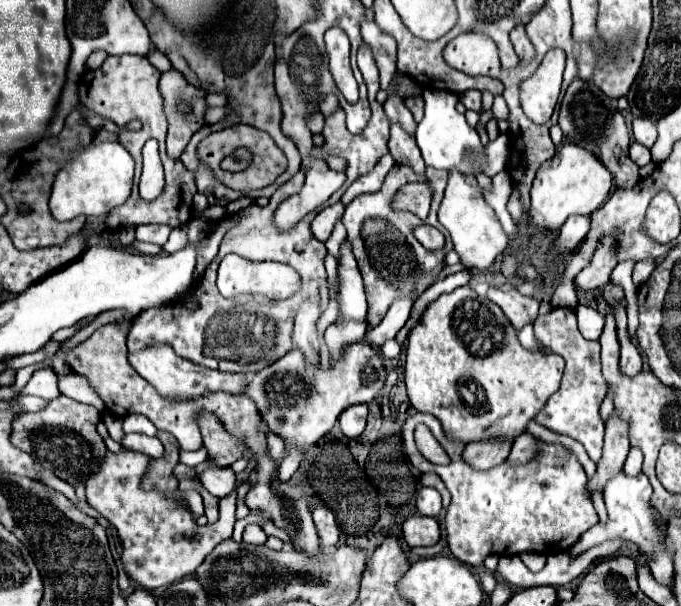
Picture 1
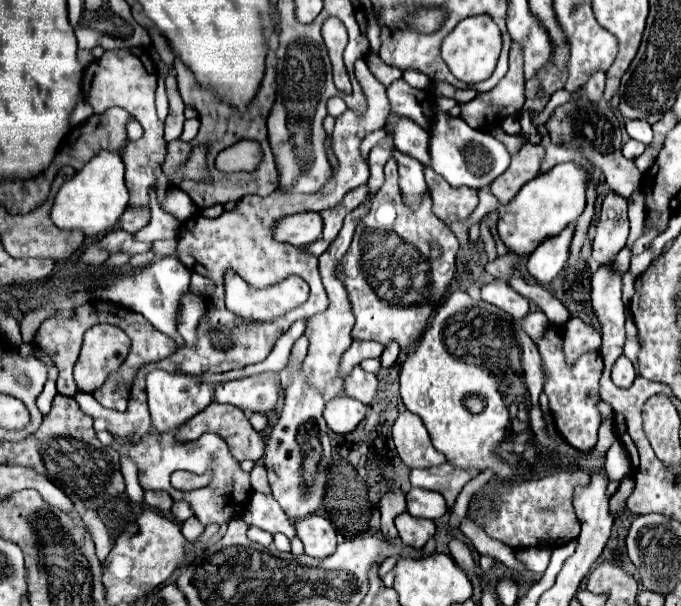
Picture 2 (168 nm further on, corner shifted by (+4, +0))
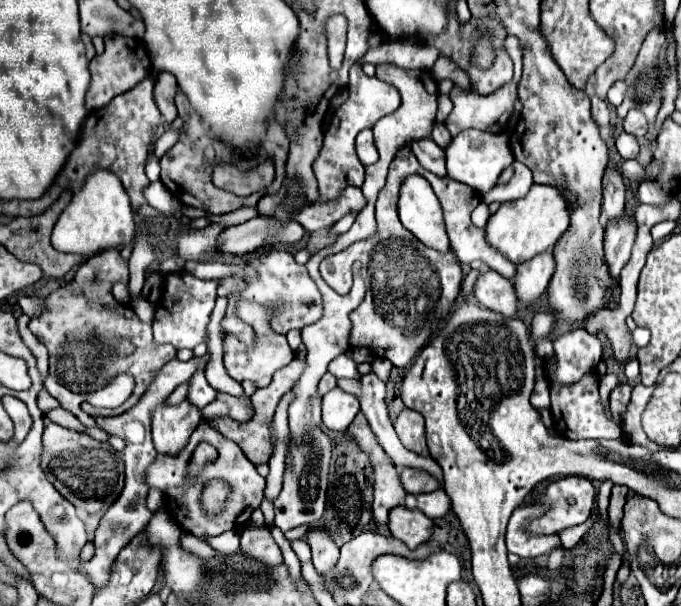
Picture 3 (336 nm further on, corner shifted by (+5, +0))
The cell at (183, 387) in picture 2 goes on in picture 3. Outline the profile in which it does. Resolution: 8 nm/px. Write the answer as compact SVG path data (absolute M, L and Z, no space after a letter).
M183 400L179 406L159 404L153 412L153 444L159 454L177 456L199 426L201 410Z

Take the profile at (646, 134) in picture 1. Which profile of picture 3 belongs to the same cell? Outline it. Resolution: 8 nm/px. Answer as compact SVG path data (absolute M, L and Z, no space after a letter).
M637 108L629 110L629 114L625 116L623 124L625 124L625 130L627 130L629 134L633 134L635 138L639 138L639 140L647 134L647 118L645 118L643 112L639 112Z

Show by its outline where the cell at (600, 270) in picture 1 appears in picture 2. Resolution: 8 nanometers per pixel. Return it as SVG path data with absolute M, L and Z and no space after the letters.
M608 192L608 196L604 198L600 220L596 224L592 240L592 268L610 264L616 258L616 254L624 248L628 238L626 206L628 202L614 192Z

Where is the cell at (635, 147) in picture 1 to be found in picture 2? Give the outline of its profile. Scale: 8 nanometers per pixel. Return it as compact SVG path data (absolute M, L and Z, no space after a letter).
M628 140L628 142L624 144L624 150L622 150L622 152L624 152L624 156L626 156L628 160L636 160L644 150L646 150L646 146L640 144L638 140Z

